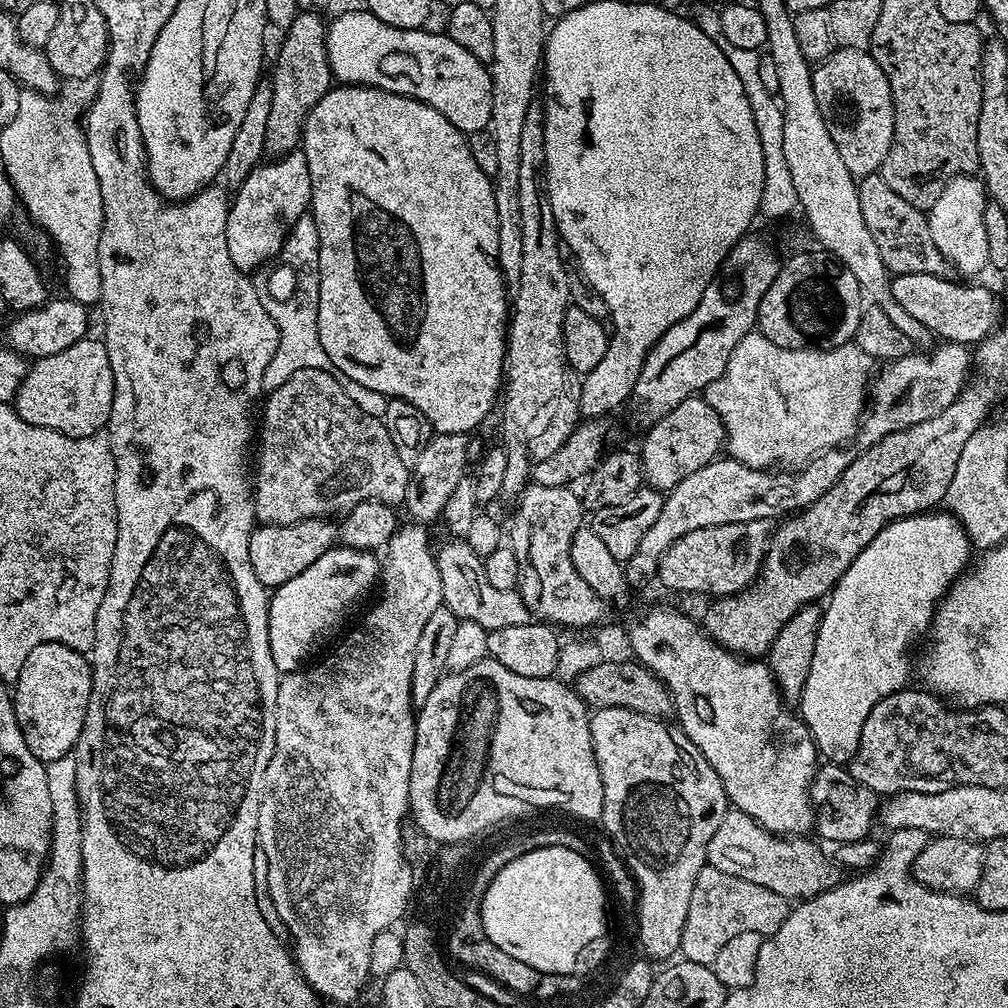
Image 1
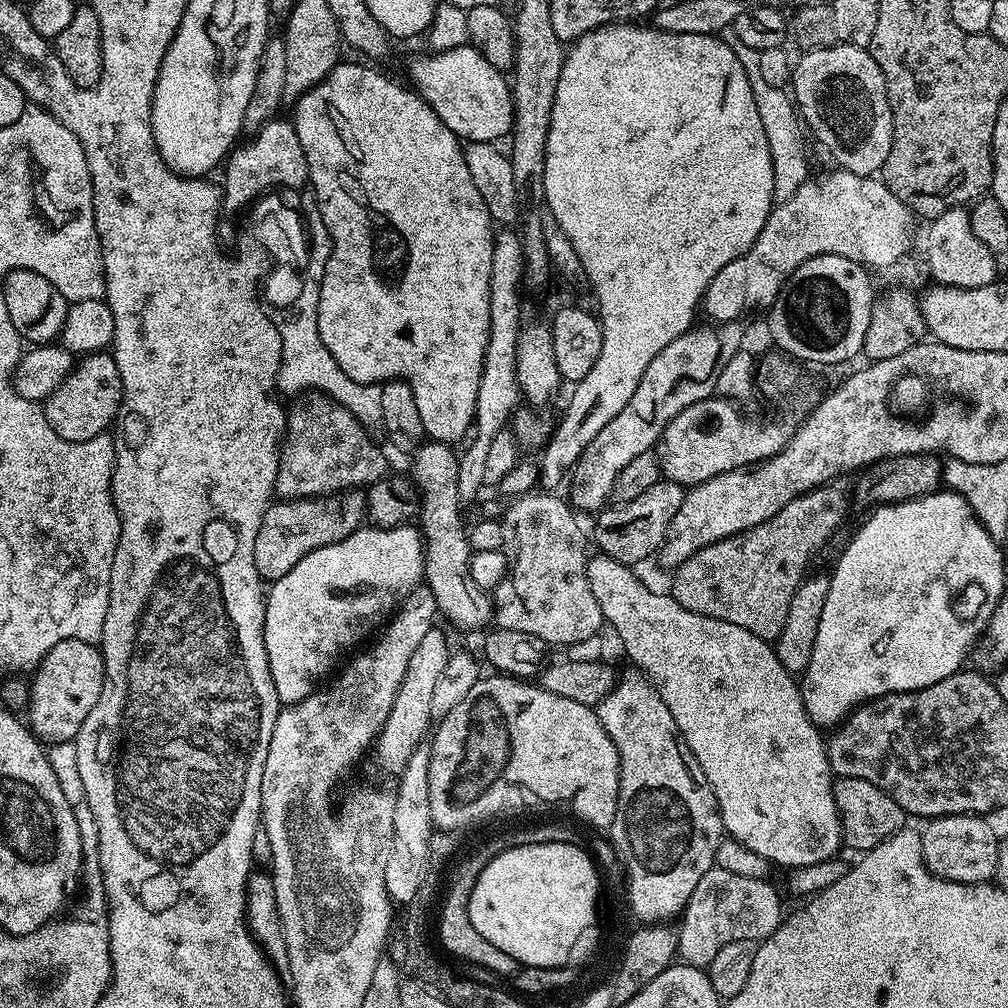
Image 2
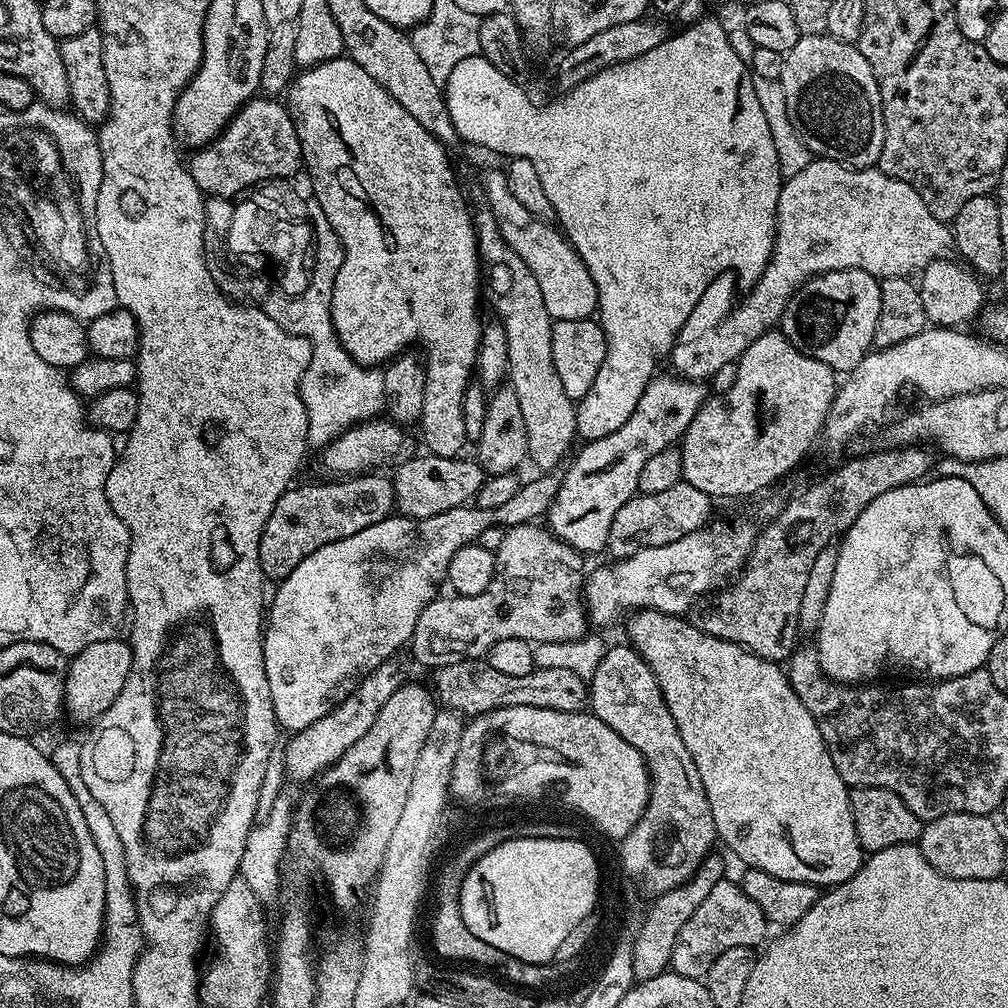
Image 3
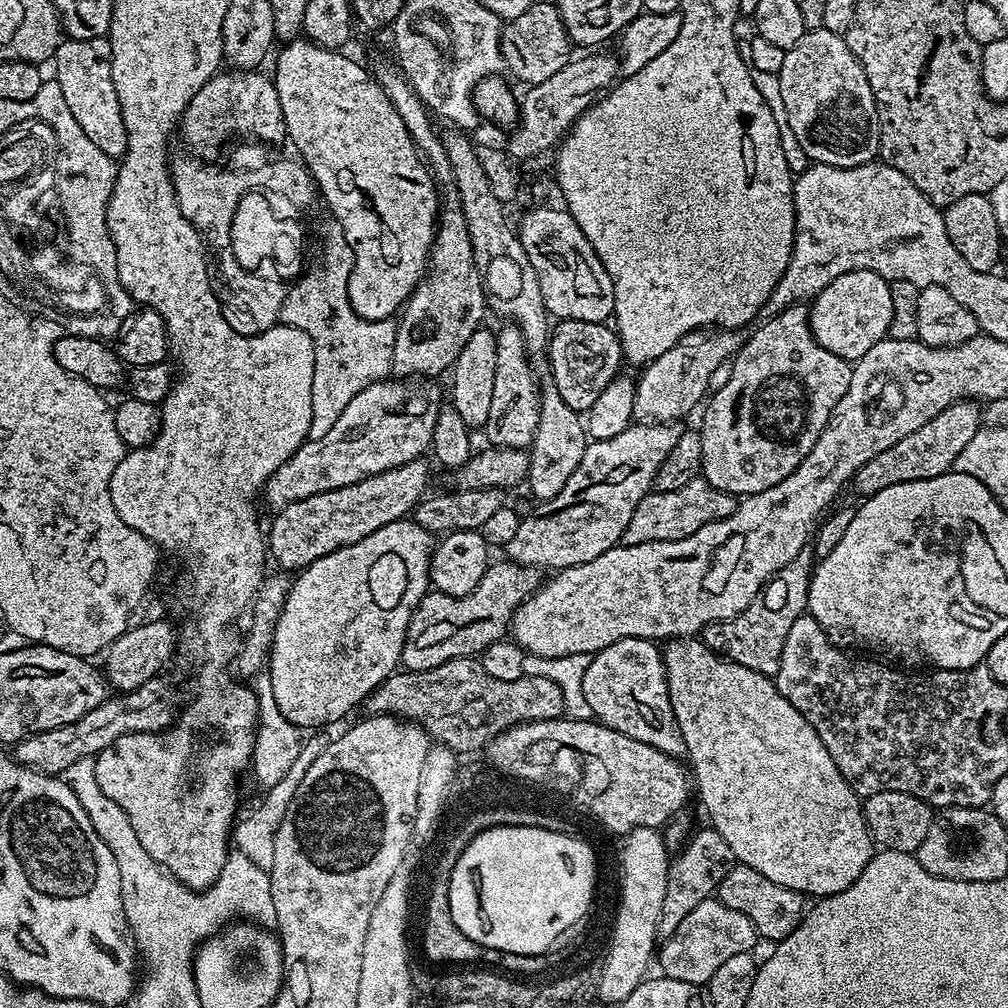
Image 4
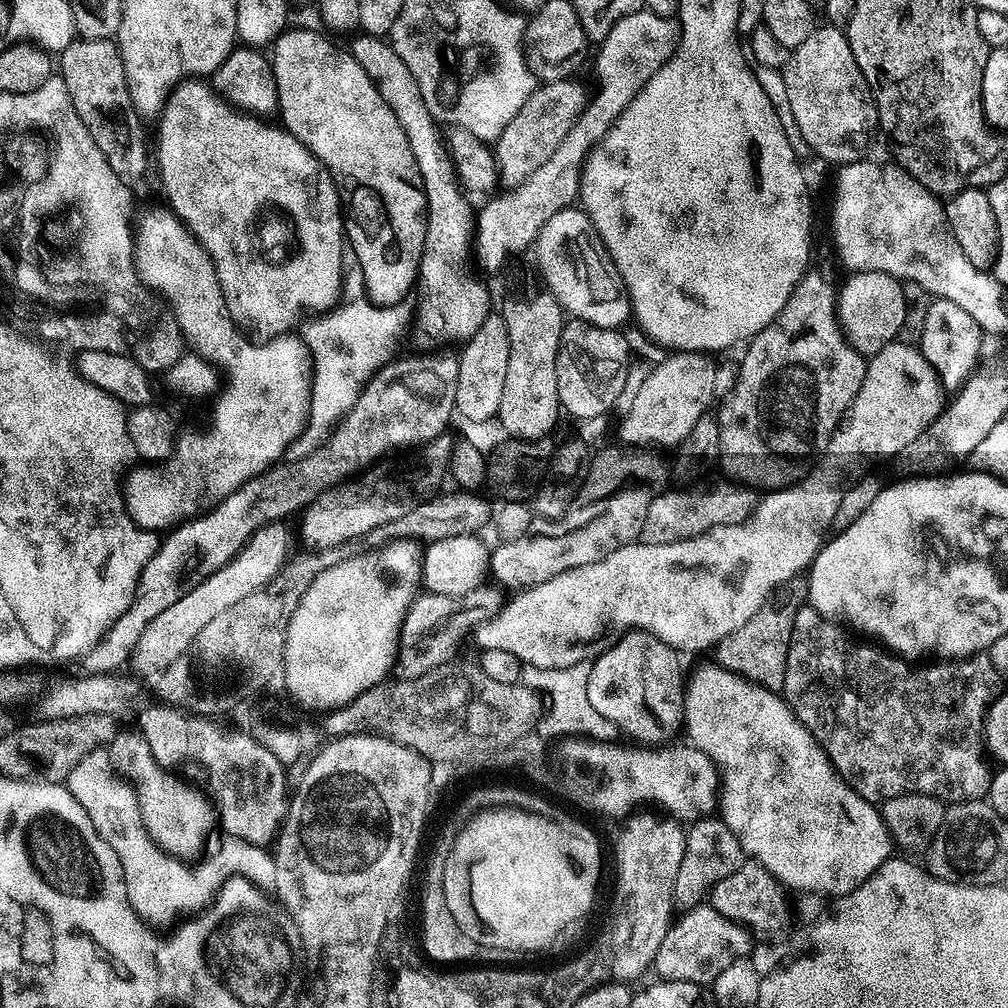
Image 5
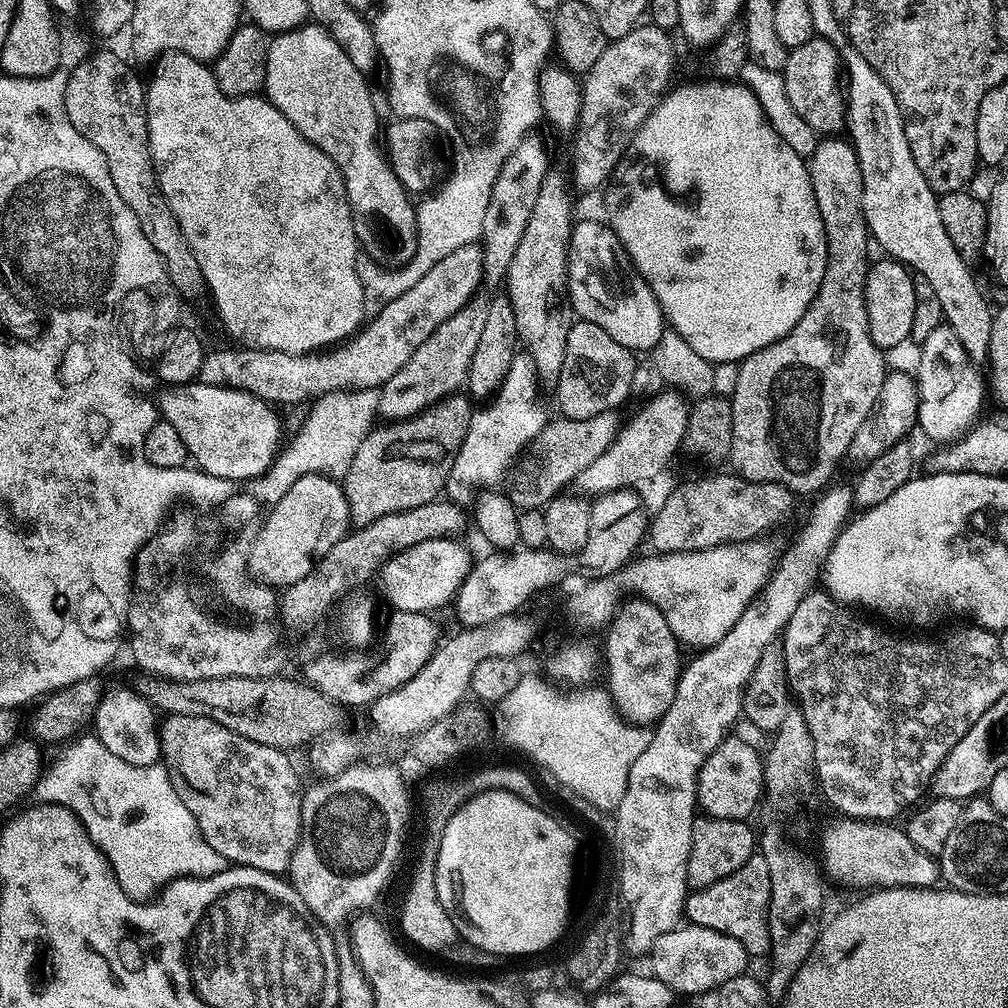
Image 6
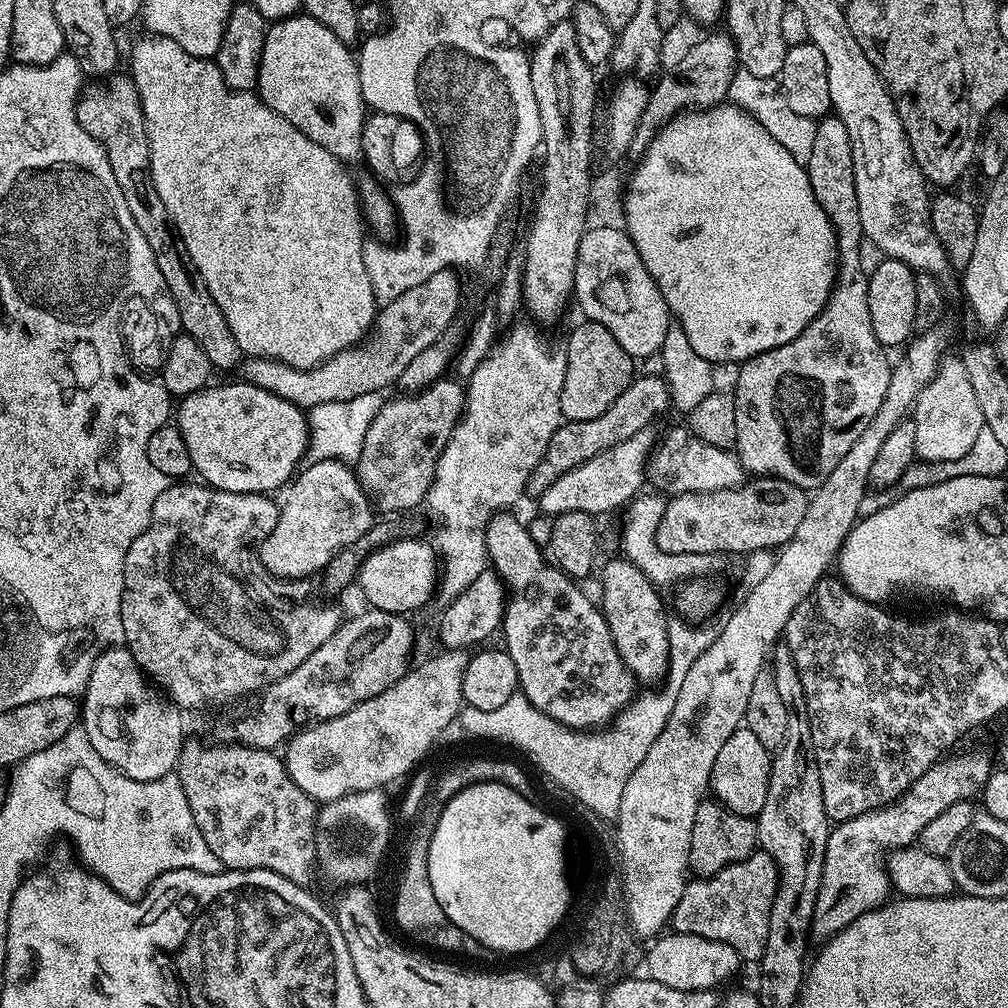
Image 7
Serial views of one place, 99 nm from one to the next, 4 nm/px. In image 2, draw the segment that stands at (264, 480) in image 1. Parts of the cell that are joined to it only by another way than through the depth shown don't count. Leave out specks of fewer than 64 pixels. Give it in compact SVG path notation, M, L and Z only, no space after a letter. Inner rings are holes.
M315 390L301 395L293 404L296 405L287 409L288 427L282 441L276 479L275 495L280 500L307 500L310 496L333 496L336 492L364 490L384 479L389 471L388 460L383 450L368 437L369 429L354 418L350 410Z

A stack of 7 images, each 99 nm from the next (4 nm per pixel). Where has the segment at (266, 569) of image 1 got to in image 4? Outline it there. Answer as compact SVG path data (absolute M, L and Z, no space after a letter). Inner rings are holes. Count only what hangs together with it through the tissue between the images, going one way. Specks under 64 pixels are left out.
M424 458L419 460L411 460L402 466L398 466L394 470L386 470L382 474L374 474L370 478L362 478L362 482L354 482L350 486L342 486L338 490L326 490L322 494L314 494L314 498L302 498L302 502L294 502L290 506L279 509L279 511L275 513L276 517L274 517L272 520L272 529L267 529L266 532L266 548L270 553L271 559L272 556L274 559L276 559L276 564L278 567L280 567L277 569L288 570L284 568L296 568L295 570L303 570L305 568L309 568L309 566L318 558L322 558L326 554L330 554L339 548L350 546L354 542L362 542L362 538L366 538L370 534L374 534L374 530L378 530L390 522L405 519L405 517L407 517L409 513L415 509L416 505L419 504L421 500L425 499L426 491L424 492L424 490L428 486L428 464L426 461L427 459Z

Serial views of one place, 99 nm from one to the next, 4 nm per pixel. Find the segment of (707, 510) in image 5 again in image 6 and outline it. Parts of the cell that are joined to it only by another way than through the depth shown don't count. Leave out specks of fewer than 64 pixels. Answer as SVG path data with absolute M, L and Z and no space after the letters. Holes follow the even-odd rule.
M735 474L704 476L678 485L661 502L656 516L654 512L651 517L646 536L657 553L693 552L718 544L754 540L787 514L792 500L794 493L774 482L750 482Z

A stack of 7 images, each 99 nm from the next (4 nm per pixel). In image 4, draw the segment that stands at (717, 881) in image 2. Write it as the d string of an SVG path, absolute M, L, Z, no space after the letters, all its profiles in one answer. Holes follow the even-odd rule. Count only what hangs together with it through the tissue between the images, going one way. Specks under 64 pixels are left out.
M713 898L706 902L698 902L686 918L682 918L682 926L670 934L668 940L663 941L658 948L658 968L669 980L678 982L690 982L697 986L707 985L710 978L714 978L714 970L722 966L734 954L752 952L758 943L756 927L746 918L746 914L740 914L738 910L732 910L719 898Z

